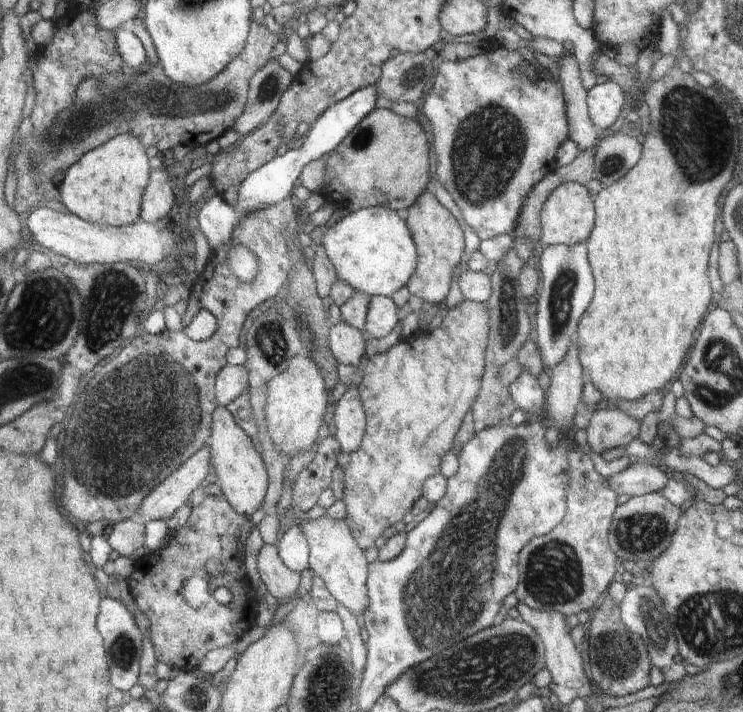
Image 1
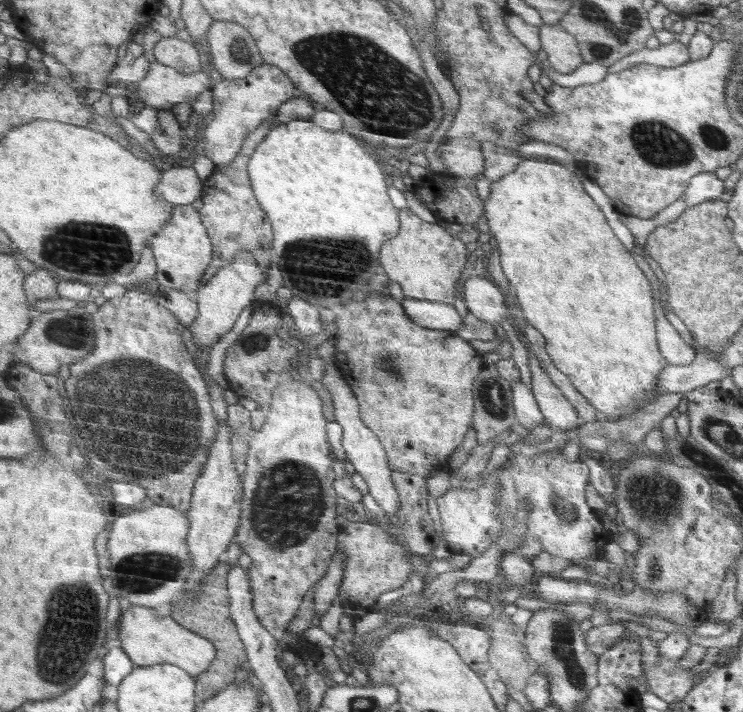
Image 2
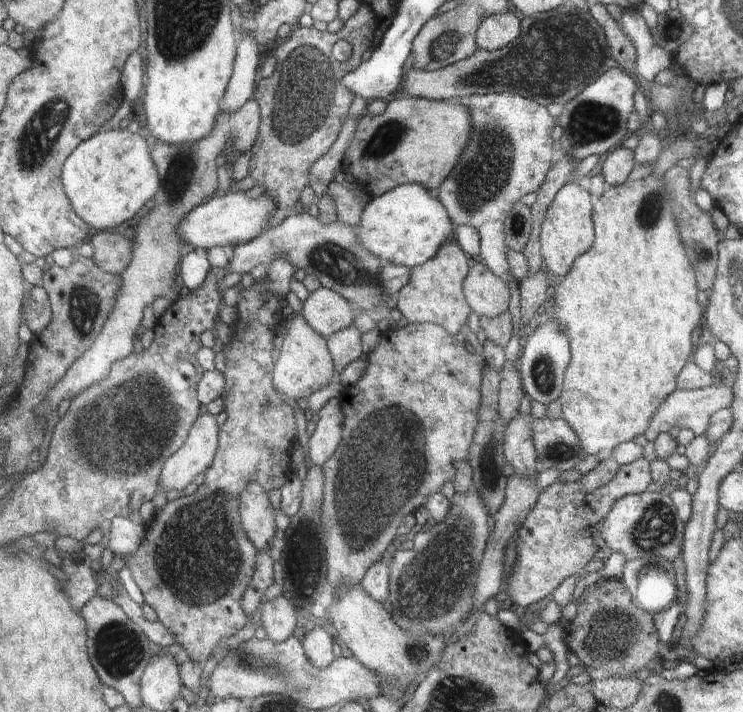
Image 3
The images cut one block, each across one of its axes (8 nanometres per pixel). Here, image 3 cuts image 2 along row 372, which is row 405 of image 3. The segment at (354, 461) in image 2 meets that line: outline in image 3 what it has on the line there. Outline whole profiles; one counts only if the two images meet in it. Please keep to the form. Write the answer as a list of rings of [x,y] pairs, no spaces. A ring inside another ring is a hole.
[[[330,398],[328,403],[315,415],[316,428],[308,439],[308,462],[322,467],[337,453],[342,441],[344,416],[340,399]]]

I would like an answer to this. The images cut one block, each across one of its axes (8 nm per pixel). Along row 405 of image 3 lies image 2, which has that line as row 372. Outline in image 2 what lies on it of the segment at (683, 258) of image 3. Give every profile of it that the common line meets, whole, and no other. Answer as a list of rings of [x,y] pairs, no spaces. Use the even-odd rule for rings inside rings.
[[[534,157],[522,160],[510,174],[498,178],[494,184],[490,185],[490,194],[485,200],[485,216],[488,220],[490,233],[496,239],[497,248],[500,250],[502,272],[509,280],[512,292],[518,298],[524,319],[527,324],[530,324],[544,336],[546,340],[545,352],[549,355],[555,368],[570,380],[573,388],[581,396],[584,396],[600,412],[600,415],[605,417],[605,420],[636,414],[638,410],[654,402],[654,396],[659,394],[658,376],[669,364],[658,352],[658,344],[656,344],[656,326],[654,326],[656,316],[652,288],[650,288],[650,282],[644,276],[644,272],[636,266],[634,258],[626,252],[622,242],[612,234],[600,208],[594,204],[594,200],[588,194],[584,194],[580,178],[552,159]]]

